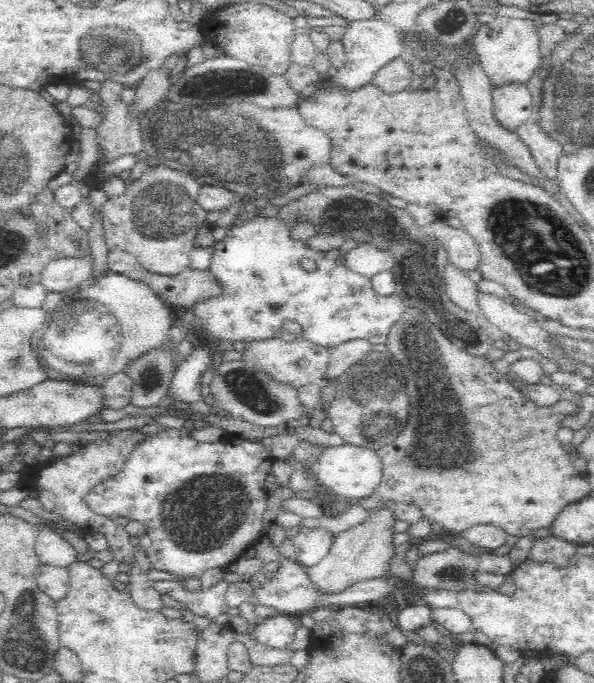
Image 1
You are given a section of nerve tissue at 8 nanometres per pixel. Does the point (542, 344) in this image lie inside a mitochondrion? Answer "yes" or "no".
no

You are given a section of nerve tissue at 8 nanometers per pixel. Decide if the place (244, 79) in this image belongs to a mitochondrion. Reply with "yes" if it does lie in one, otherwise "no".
yes

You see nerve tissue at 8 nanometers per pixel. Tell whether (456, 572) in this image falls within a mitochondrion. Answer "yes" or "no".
yes

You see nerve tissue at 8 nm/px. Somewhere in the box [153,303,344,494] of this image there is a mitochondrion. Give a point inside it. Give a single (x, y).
(252, 393)

